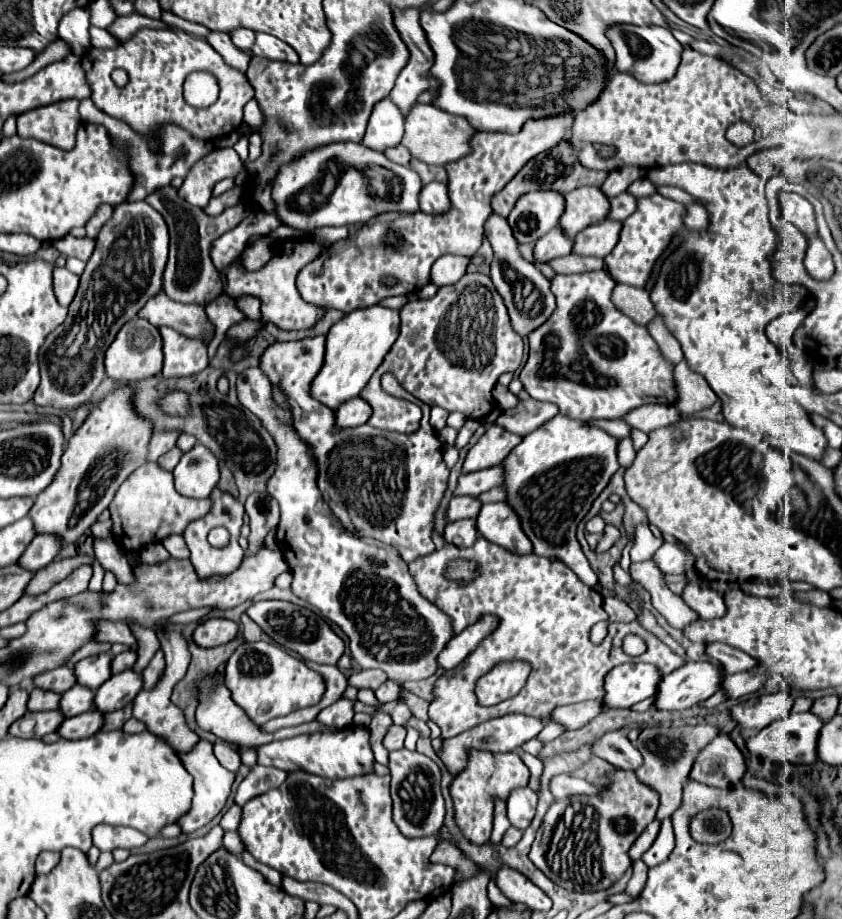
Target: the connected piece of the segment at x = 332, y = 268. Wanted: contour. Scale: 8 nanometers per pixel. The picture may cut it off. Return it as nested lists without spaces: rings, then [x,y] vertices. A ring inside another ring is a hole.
[[[564,114],[564,118],[544,118],[544,120],[532,120],[526,122],[524,128],[518,134],[492,134],[492,132],[476,132],[470,138],[472,152],[462,156],[460,160],[454,160],[446,164],[448,172],[448,196],[450,196],[450,210],[444,214],[426,214],[426,212],[384,212],[366,222],[356,234],[350,234],[344,240],[334,242],[328,246],[318,258],[308,262],[296,278],[296,288],[300,296],[320,308],[336,308],[344,314],[378,304],[386,296],[398,296],[398,294],[410,294],[418,292],[424,284],[430,282],[430,268],[432,264],[444,256],[474,256],[482,244],[484,238],[484,222],[492,214],[490,200],[496,192],[500,192],[514,176],[516,172],[536,154],[550,150],[566,136],[566,130],[570,130],[574,122],[574,114]],[[384,278],[396,278],[394,286],[386,286]]]

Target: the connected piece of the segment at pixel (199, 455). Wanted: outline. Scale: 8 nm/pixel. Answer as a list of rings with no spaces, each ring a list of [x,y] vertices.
[[[196,444],[190,452],[182,454],[174,468],[176,490],[188,498],[208,498],[212,488],[218,484],[218,478],[218,460],[202,444]]]

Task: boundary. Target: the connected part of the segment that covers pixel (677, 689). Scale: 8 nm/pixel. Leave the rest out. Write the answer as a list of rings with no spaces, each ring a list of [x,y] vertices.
[[[688,662],[680,670],[662,678],[654,696],[654,706],[668,712],[692,708],[718,692],[720,682],[722,674],[718,666],[710,662]]]

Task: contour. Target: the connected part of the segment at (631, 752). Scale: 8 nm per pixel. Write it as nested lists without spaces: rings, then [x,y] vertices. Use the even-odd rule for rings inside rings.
[[[608,732],[592,748],[594,754],[608,760],[620,770],[638,770],[642,766],[642,754],[632,746],[624,732]]]

